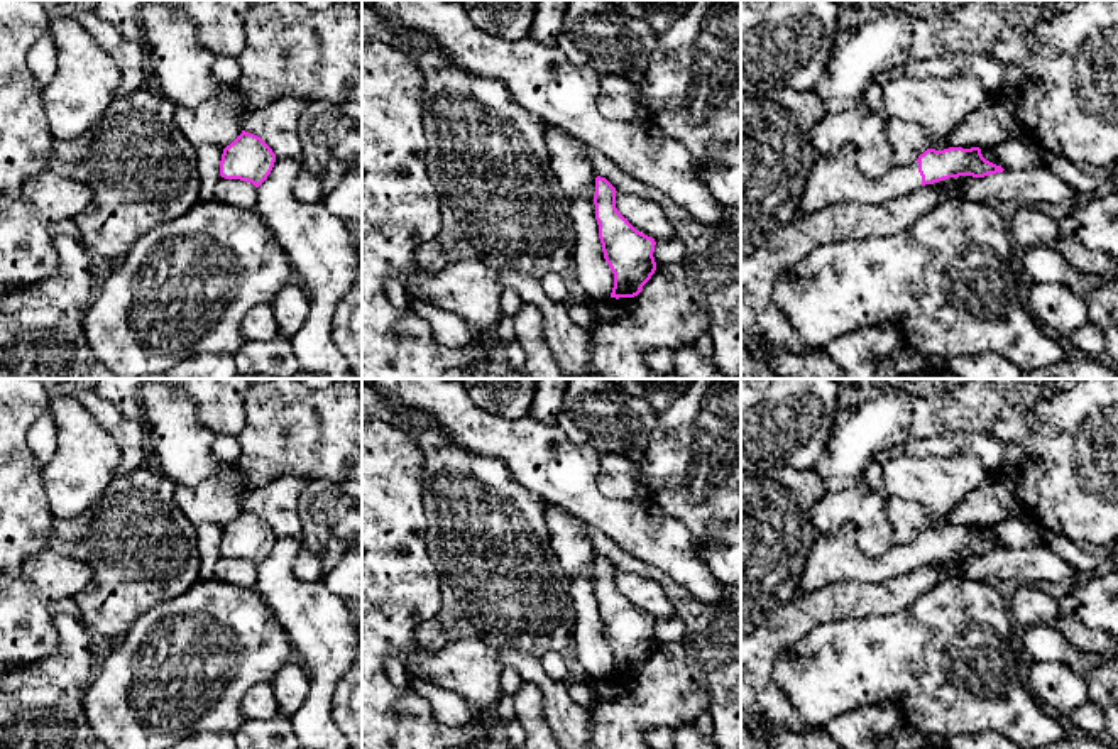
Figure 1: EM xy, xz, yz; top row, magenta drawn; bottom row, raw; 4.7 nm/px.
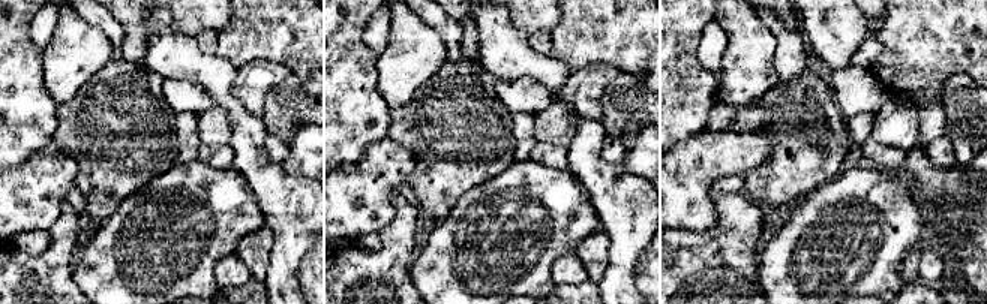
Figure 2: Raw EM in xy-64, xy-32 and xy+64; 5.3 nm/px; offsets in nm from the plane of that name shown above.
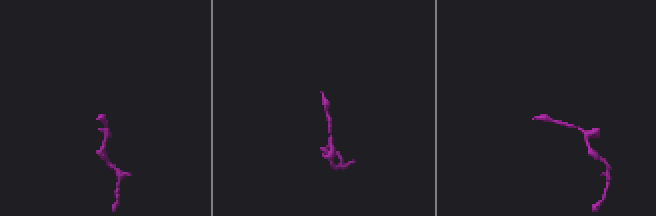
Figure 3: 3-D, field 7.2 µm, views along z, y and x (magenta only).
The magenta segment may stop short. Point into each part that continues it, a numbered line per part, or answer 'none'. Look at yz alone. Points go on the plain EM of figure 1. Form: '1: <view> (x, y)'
1: yz (834, 557)

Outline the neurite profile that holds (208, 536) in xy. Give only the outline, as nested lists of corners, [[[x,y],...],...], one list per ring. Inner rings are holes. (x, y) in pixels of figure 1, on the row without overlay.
[[[201,524],[196,528],[196,548],[200,553],[200,577],[213,578],[220,555],[220,539],[223,528],[218,524]]]

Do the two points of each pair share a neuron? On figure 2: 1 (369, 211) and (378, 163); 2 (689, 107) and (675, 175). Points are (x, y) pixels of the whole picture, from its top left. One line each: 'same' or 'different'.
1: same
2: different

